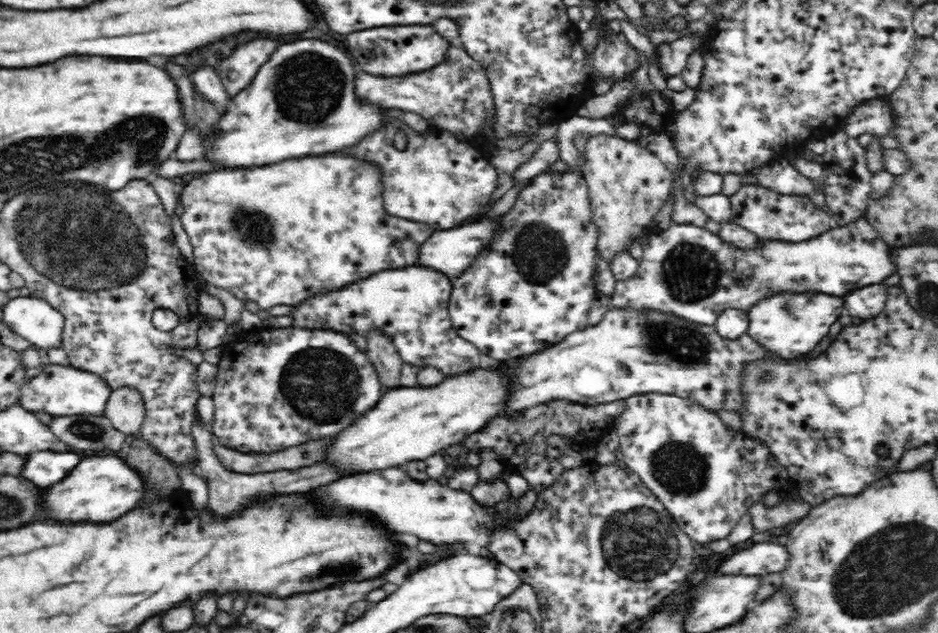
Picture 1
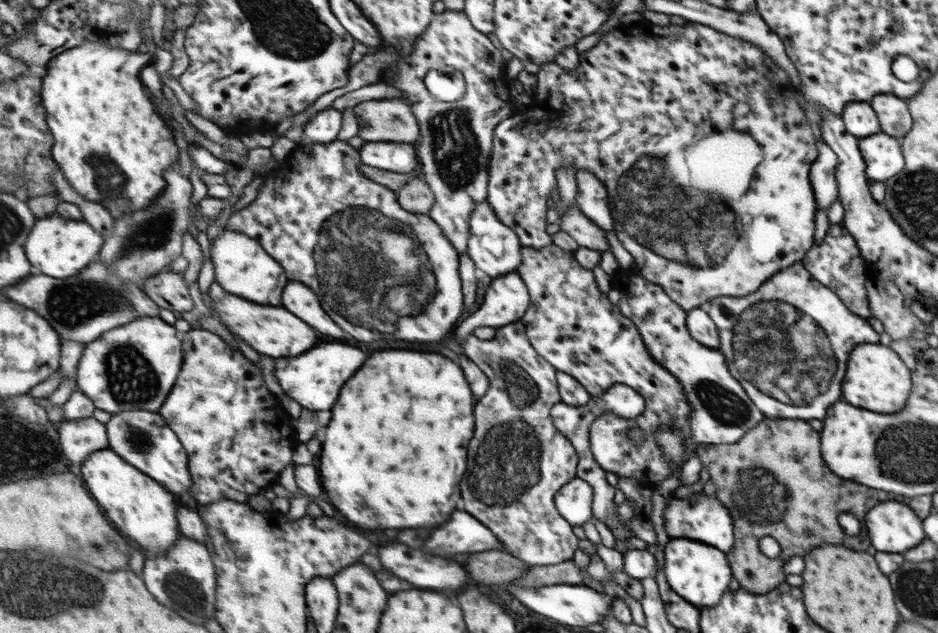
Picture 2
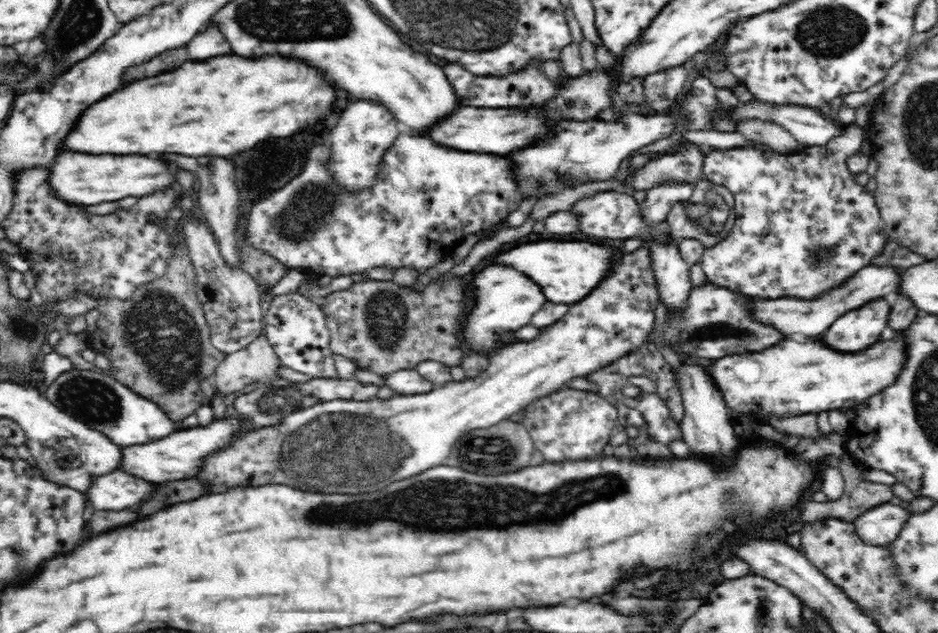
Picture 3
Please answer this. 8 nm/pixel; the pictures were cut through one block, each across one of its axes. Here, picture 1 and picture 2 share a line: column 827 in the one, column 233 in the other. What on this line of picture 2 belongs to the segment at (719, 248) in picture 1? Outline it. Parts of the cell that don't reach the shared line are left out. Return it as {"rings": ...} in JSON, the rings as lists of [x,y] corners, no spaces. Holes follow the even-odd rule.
{"rings":[[[223,230],[211,244],[211,258],[217,272],[217,282],[225,290],[259,304],[283,306],[283,288],[287,286],[289,276],[285,274],[283,264],[275,260],[259,240],[243,232]]]}

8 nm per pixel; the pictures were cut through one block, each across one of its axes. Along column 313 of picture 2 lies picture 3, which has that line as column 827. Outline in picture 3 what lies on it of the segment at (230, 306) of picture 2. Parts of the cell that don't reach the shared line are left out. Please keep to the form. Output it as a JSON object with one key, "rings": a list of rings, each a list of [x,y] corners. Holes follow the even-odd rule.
{"rings":[[[878,298],[862,308],[850,310],[840,316],[824,334],[822,342],[838,352],[858,352],[878,342],[880,332],[886,328],[890,306]]]}

